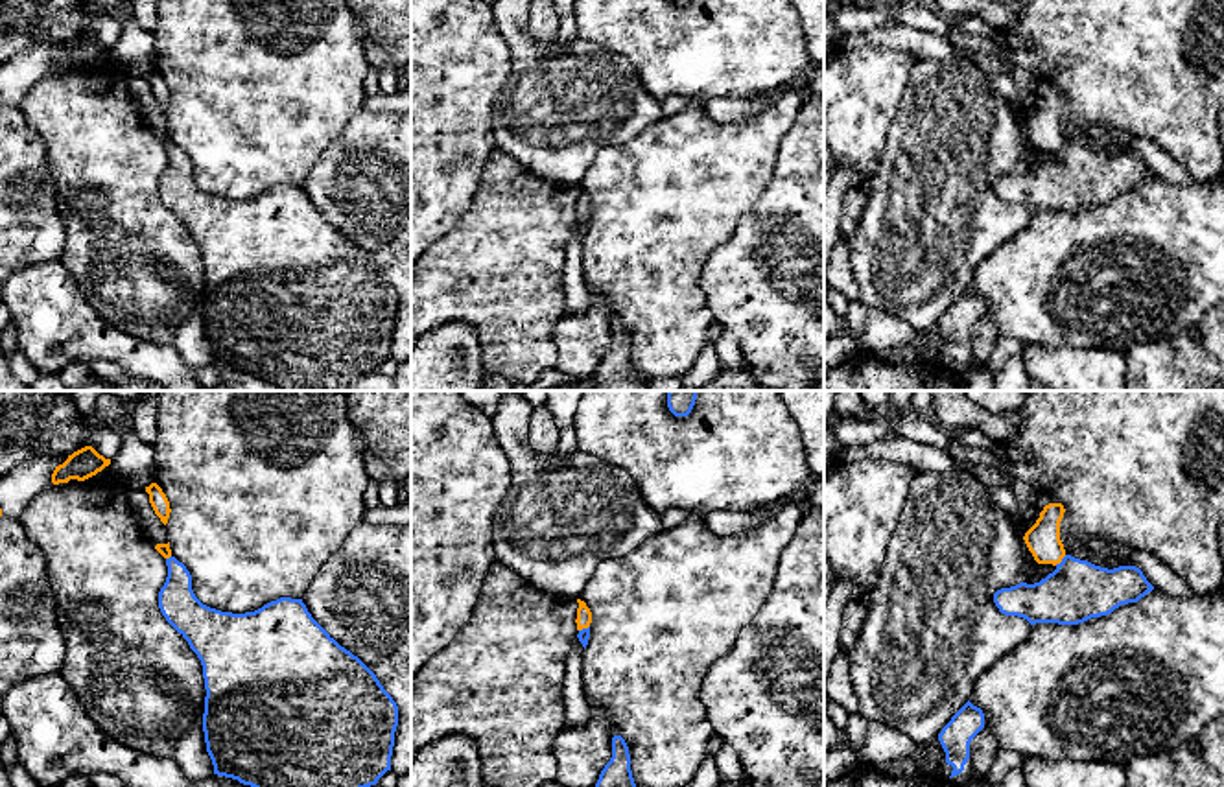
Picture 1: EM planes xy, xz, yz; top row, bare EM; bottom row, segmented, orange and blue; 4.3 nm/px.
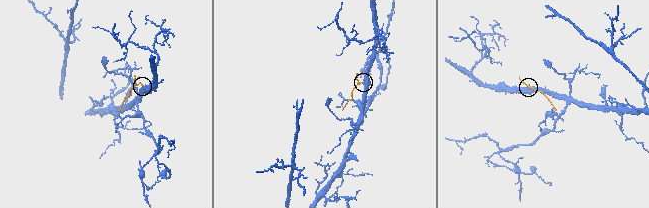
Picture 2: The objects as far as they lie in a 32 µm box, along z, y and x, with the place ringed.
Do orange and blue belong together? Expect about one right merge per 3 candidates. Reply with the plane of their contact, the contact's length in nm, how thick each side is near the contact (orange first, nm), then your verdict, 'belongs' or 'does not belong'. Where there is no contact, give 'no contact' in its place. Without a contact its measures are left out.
meets orange in yz; contact 70 nm long; 150 nm thick on the orange side, 280 nm on the other; does not belong

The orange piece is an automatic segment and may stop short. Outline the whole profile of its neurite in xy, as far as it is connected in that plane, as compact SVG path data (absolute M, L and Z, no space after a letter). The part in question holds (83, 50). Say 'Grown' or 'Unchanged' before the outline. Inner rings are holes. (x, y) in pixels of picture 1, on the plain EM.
Unchanged. M85 33L68 42L68 46L63 52L55 53L52 61L52 70L59 72L68 70L70 66L85 68L109 52L111 46L100 42L92 33Z

